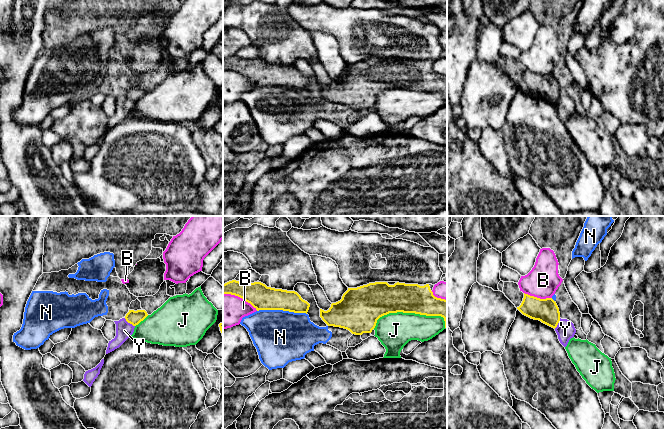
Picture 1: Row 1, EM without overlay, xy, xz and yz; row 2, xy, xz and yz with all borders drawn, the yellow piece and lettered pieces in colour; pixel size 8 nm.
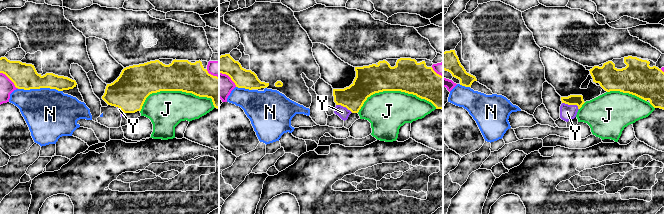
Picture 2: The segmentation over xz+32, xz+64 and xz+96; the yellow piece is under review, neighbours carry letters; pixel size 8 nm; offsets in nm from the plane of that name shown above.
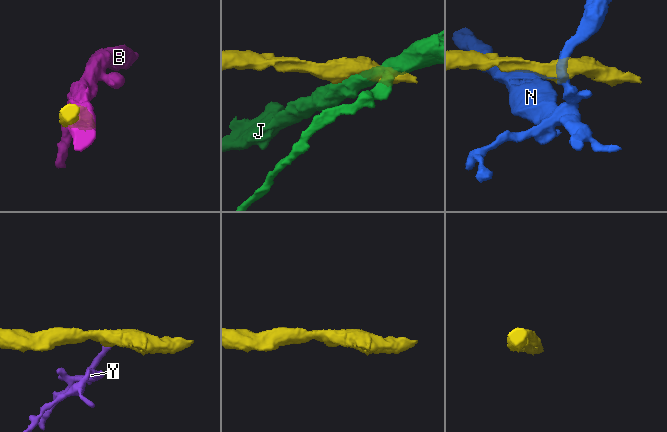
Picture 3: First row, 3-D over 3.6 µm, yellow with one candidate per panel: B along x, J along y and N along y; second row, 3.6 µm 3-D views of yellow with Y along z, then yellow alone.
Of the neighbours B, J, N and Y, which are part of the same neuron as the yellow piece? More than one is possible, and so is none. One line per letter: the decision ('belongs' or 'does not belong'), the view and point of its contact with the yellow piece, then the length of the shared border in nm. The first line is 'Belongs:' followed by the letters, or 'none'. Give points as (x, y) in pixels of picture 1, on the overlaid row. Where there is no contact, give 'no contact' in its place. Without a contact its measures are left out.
Belongs: none
B: does not belong; contact xz (240, 297); length 320 nm
J: does not belong; contact xz (411, 312); length 600 nm
N: does not belong; contact xz (282, 309); length 400 nm
Y: does not belong; contact xy (129, 322); length 110 nm

